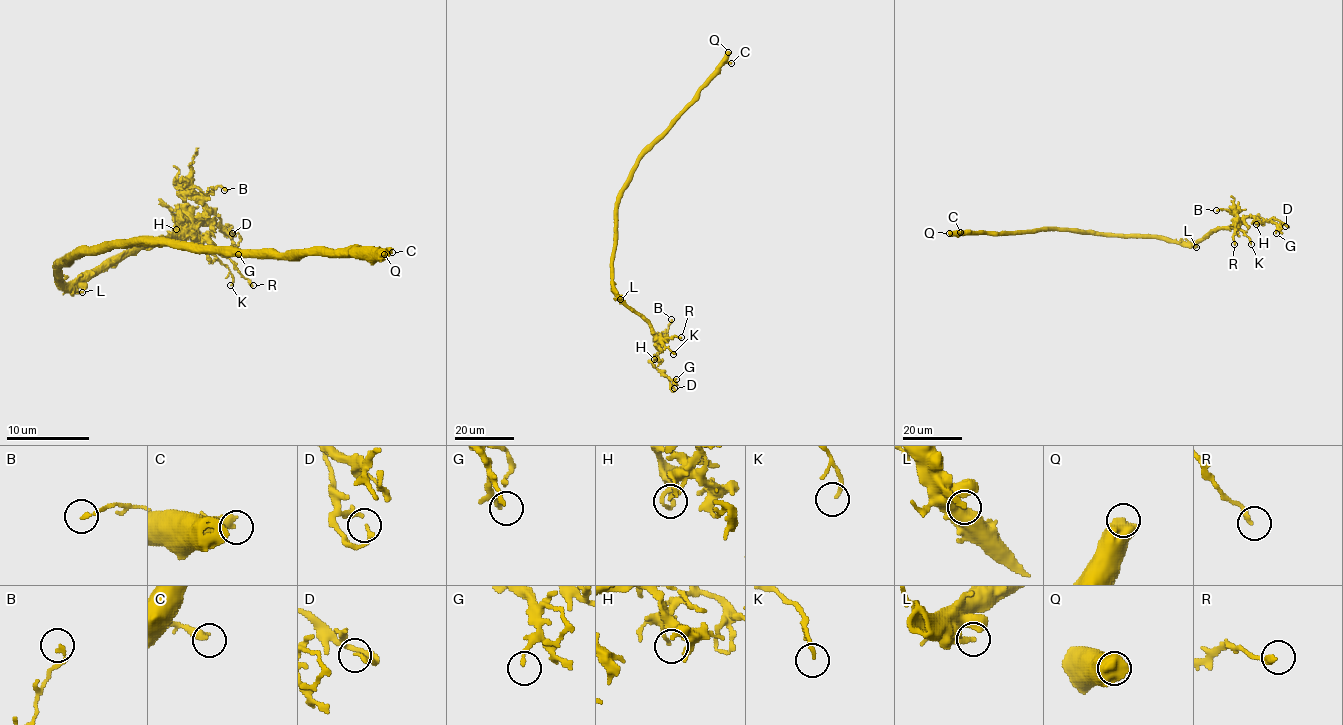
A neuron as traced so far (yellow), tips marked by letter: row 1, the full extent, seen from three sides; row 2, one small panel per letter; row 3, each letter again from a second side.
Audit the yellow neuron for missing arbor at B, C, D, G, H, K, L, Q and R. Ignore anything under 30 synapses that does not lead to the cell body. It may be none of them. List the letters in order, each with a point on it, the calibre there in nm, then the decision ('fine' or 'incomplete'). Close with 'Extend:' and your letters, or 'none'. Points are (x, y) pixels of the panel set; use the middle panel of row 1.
B: place (671, 319); calibre 170 nm; fine
C: place (731, 63); calibre 360 nm; fine
D: place (674, 388); calibre 170 nm; fine
G: place (676, 379); calibre 160 nm; fine
H: place (654, 359); calibre 120 nm; fine
K: place (673, 354); calibre 140 nm; fine
L: place (620, 299); calibre 240 nm; fine
Q: place (728, 52); calibre 800 nm; fine
R: place (681, 337); calibre 200 nm; fine
Extend: none

